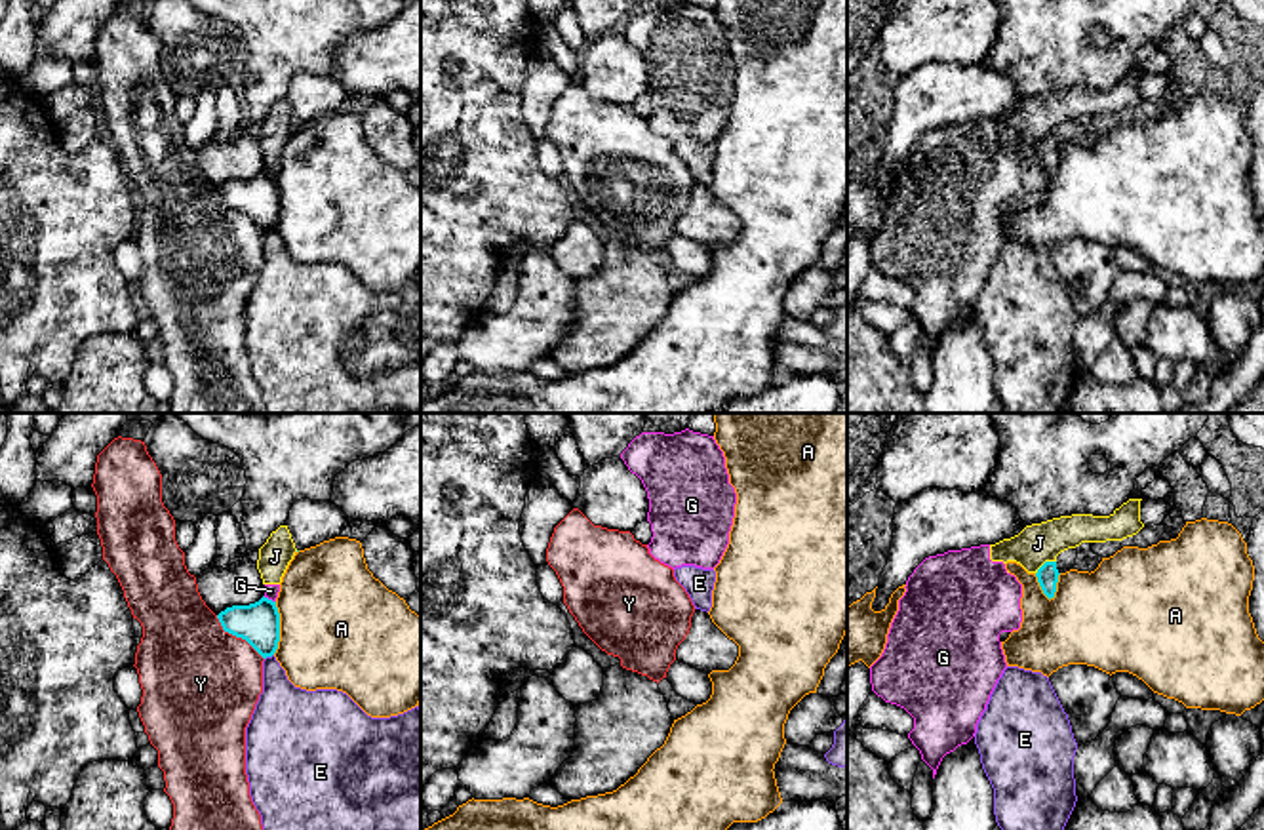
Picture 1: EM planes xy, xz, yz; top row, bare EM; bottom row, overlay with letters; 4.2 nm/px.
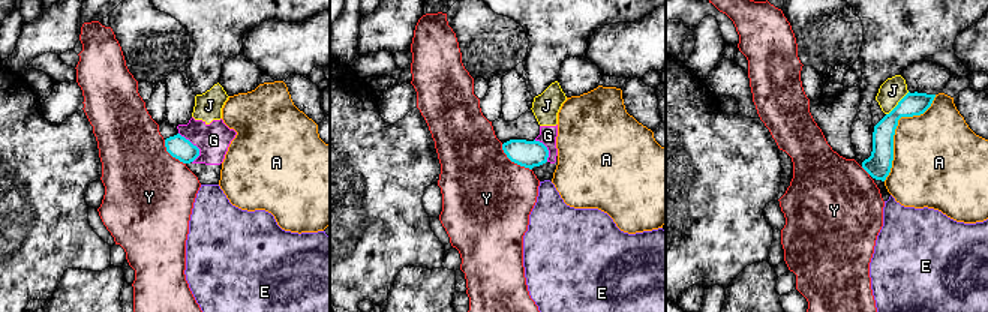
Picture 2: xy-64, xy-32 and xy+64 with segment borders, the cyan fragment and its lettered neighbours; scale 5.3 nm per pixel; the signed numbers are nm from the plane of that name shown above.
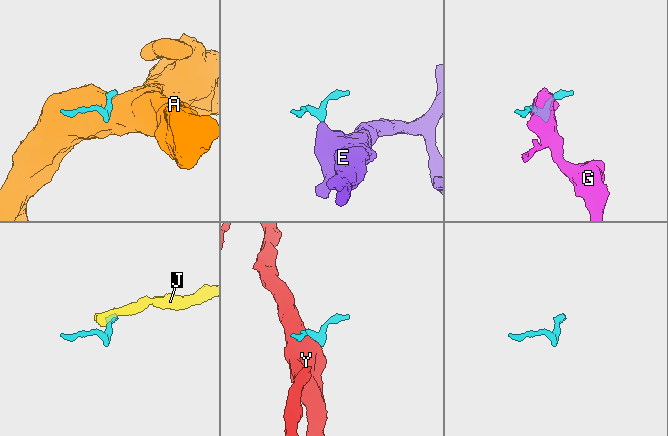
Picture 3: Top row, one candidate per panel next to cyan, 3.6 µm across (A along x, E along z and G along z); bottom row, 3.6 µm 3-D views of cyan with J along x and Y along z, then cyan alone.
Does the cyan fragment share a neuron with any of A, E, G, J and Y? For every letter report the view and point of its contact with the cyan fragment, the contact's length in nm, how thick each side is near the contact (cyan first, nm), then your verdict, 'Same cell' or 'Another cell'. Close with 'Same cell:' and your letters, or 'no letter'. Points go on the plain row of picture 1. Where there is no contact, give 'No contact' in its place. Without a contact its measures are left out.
A: Touches cyan at yz (1042, 162). Shared border 140 nm. Thickness 100 nm (cyan) against 380 nm. Another cell
E: Touches cyan at xy (269, 229). Shared border 50 nm. Thickness 180 nm (cyan) against 240 nm. Another cell
G: Touches cyan at xy (267, 172). Shared border 60 nm. Thickness 180 nm (cyan) against 60 nm. Another cell
J: Touches cyan at yz (1044, 138). Shared border 110 nm. Thickness 100 nm (cyan) against 170 nm. Another cell
Y: Touches cyan at xy (236, 210). Shared border 280 nm. Thickness 180 nm (cyan) against 480 nm. Another cell
Same cell: no letter

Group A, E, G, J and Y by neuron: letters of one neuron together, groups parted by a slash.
A / E / G J / Y

